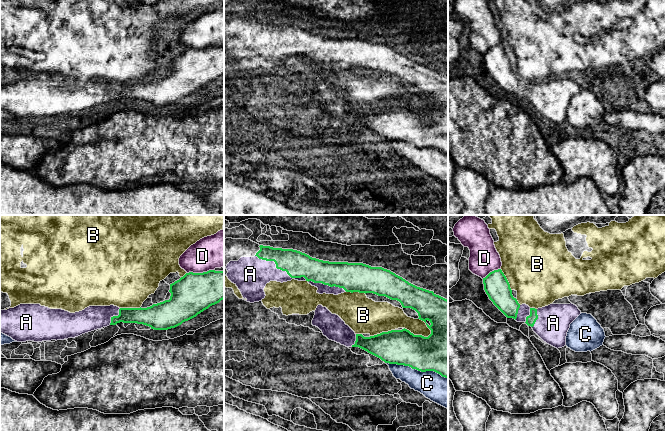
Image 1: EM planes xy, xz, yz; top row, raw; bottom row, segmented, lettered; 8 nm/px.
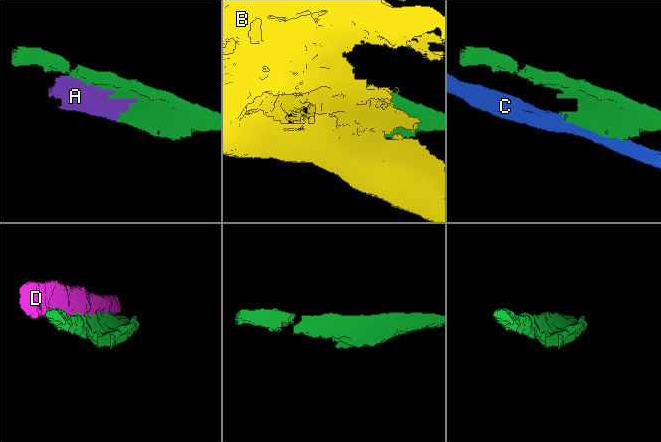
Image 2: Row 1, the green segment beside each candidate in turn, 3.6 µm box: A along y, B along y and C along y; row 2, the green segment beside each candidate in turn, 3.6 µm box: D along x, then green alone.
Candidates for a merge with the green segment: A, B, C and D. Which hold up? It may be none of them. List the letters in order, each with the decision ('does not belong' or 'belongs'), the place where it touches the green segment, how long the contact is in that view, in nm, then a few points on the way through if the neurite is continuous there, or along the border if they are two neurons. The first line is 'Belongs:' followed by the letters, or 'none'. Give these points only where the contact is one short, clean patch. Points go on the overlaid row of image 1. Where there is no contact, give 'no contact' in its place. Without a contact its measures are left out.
Belongs: A
A: belongs; meets green in xz at (279, 268); contact 460 nm long
B: does not belong; meets green in xz at (418, 335); contact 220 nm long
C: does not belong; meets green in xz at (417, 369); contact 500 nm long
D: does not belong; meets green in xy at (200, 273); contact 220 nm long

